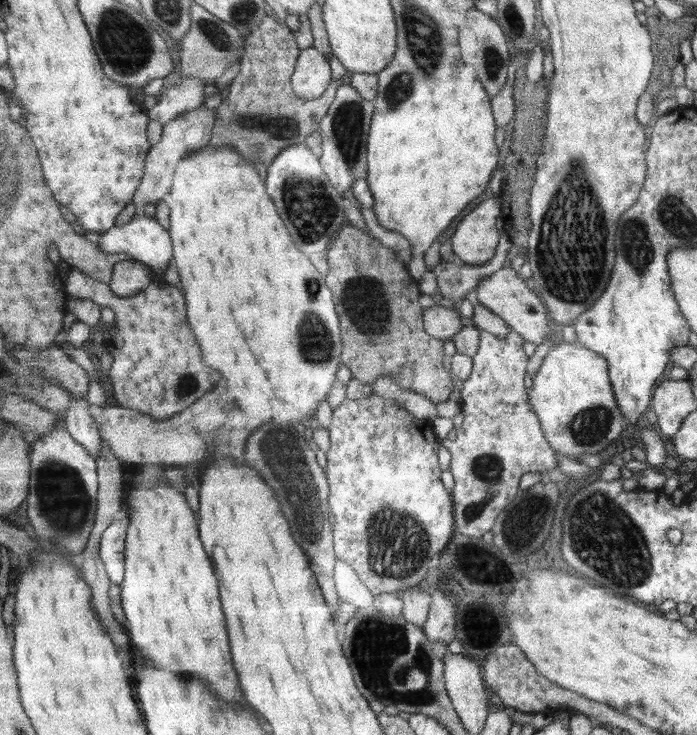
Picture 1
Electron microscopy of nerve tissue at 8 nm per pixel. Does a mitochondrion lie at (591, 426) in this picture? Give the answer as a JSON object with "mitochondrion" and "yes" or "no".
{"mitochondrion":"yes"}

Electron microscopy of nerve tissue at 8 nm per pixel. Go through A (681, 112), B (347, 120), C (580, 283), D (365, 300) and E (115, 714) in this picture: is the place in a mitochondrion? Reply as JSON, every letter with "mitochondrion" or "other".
{"A":"other","B":"mitochondrion","C":"mitochondrion","D":"mitochondrion","E":"other"}

